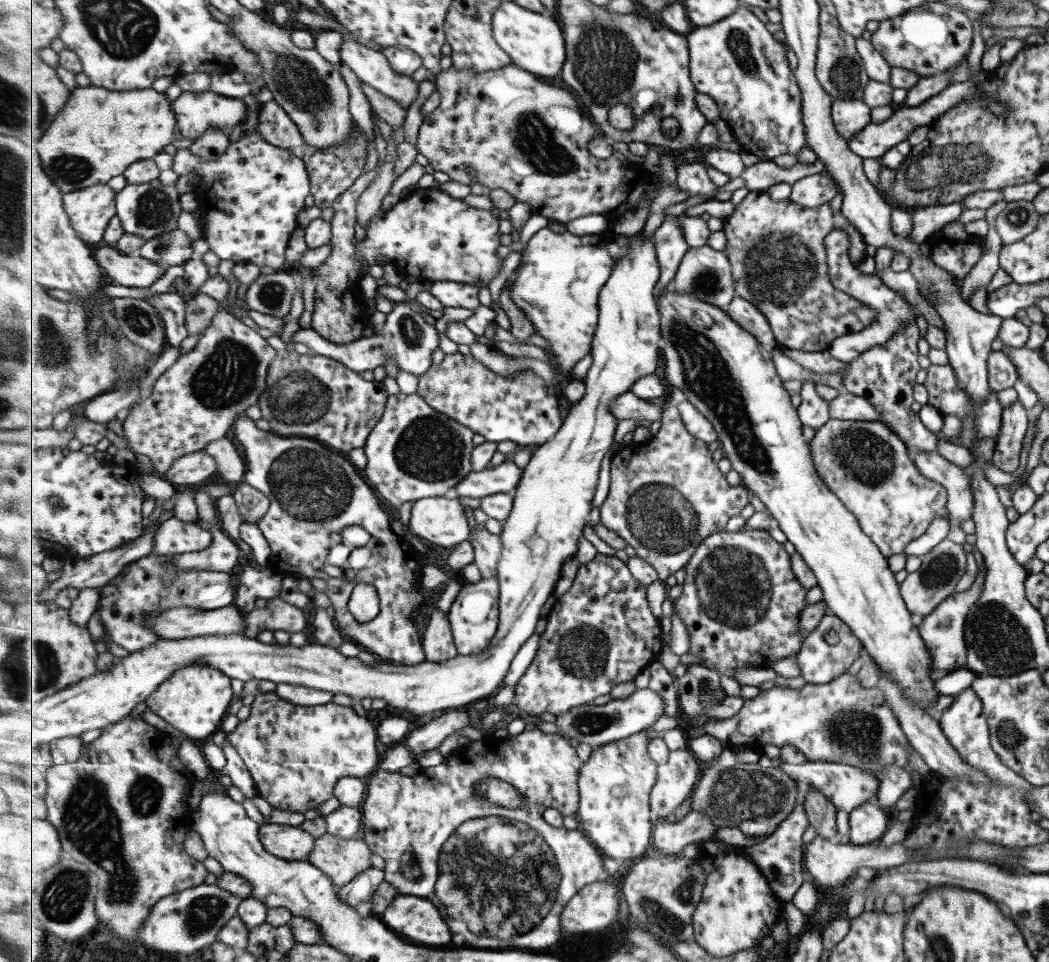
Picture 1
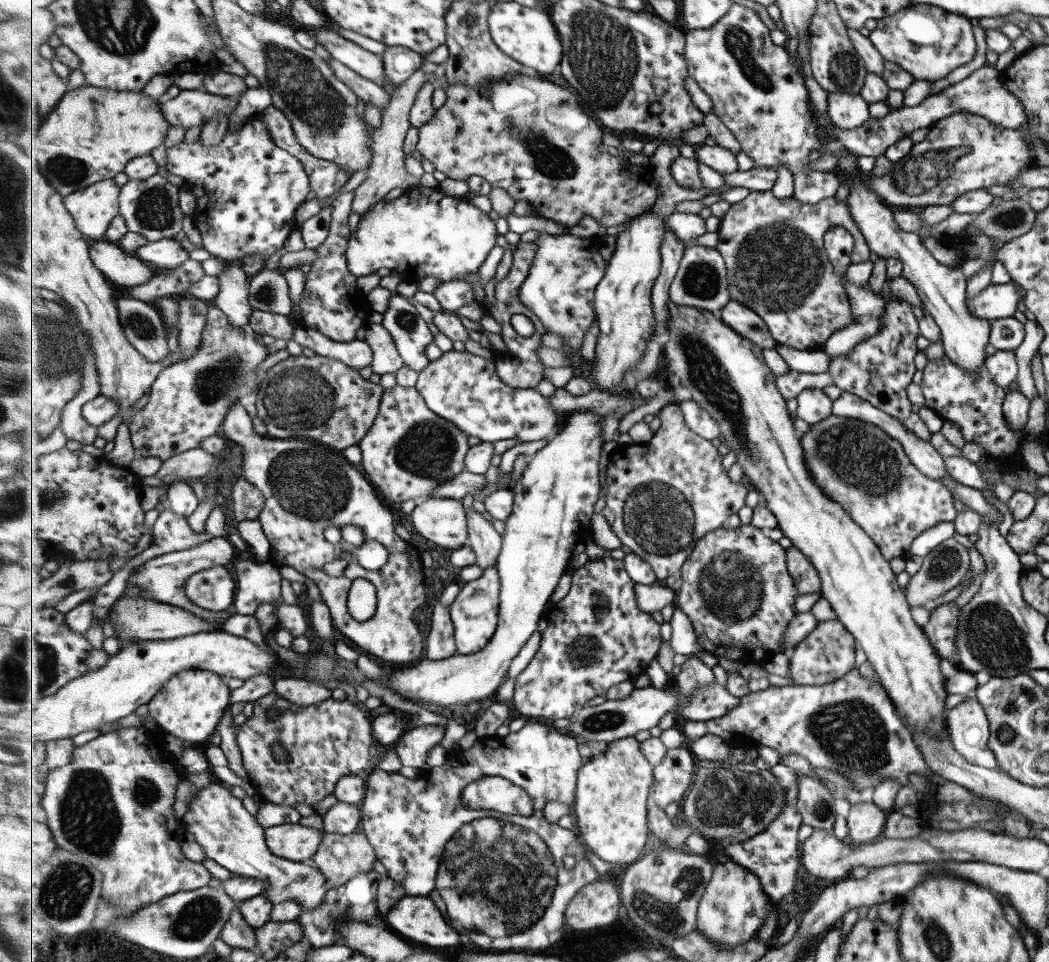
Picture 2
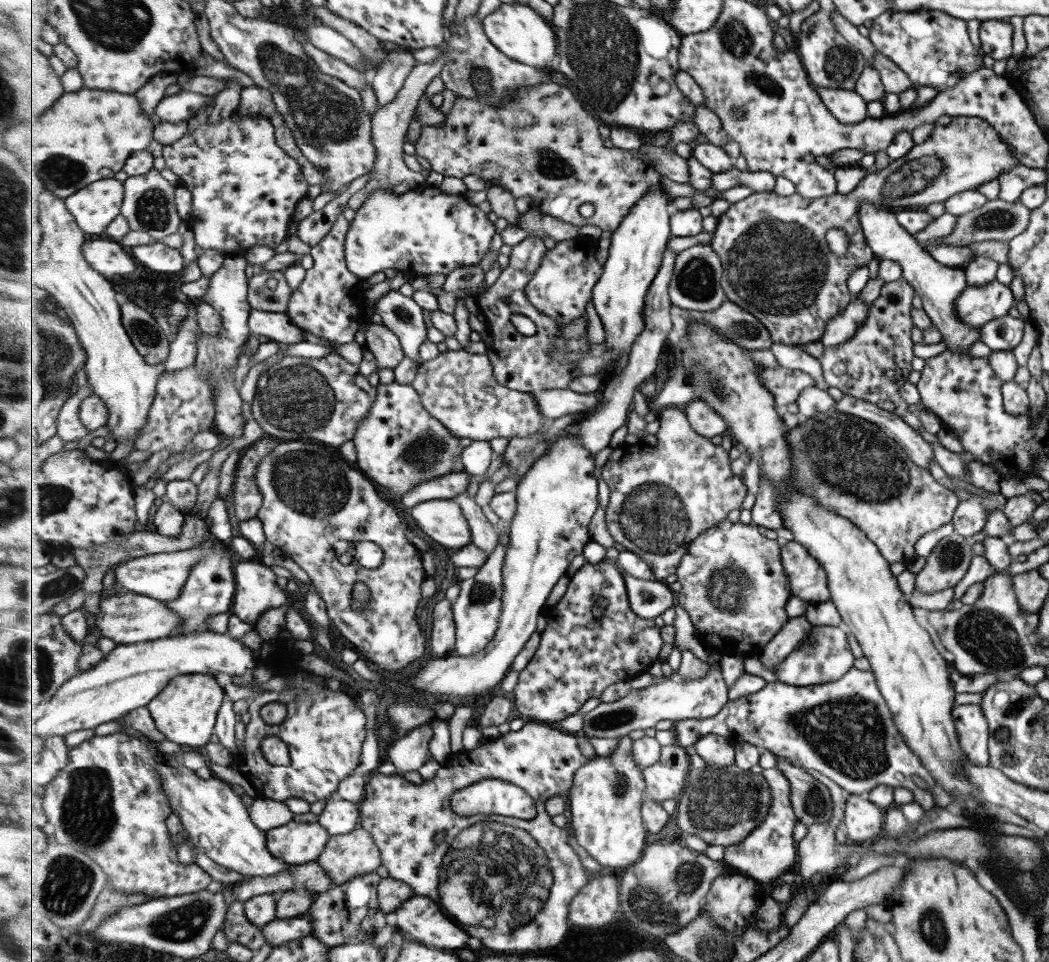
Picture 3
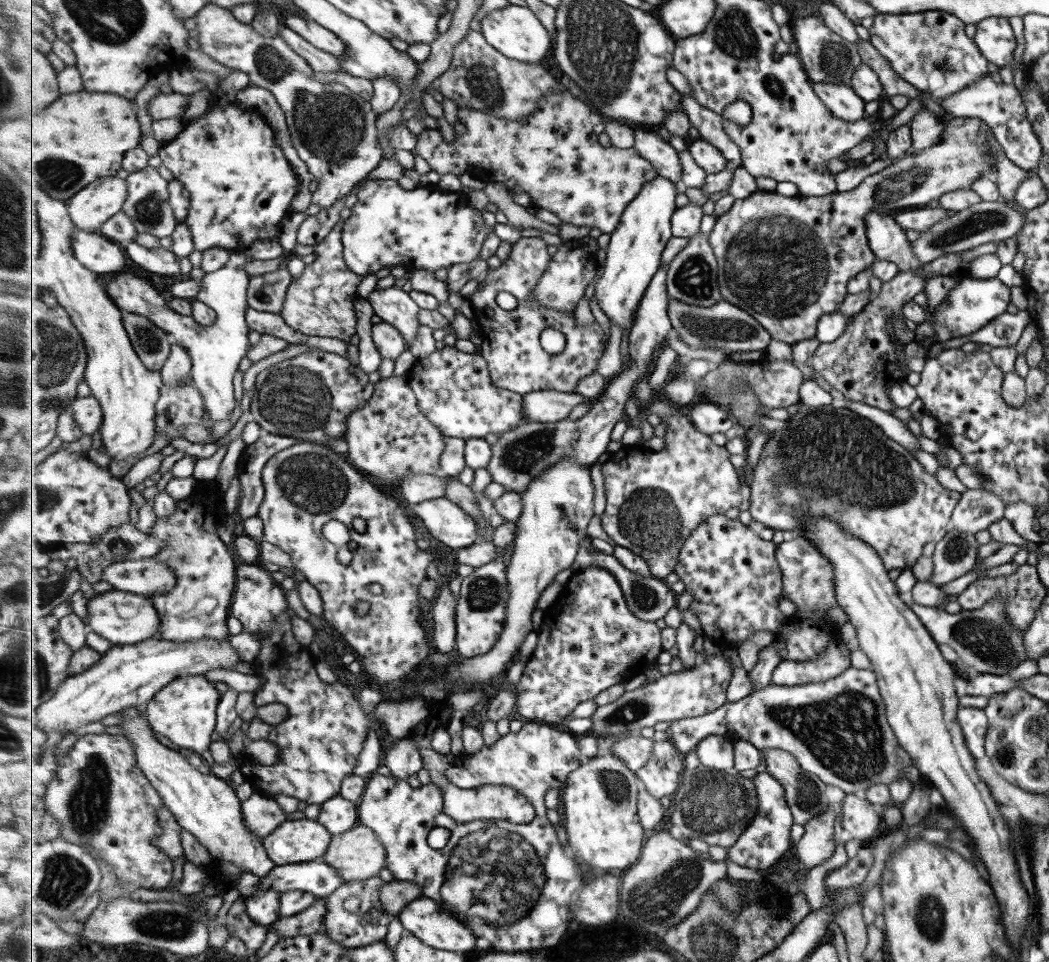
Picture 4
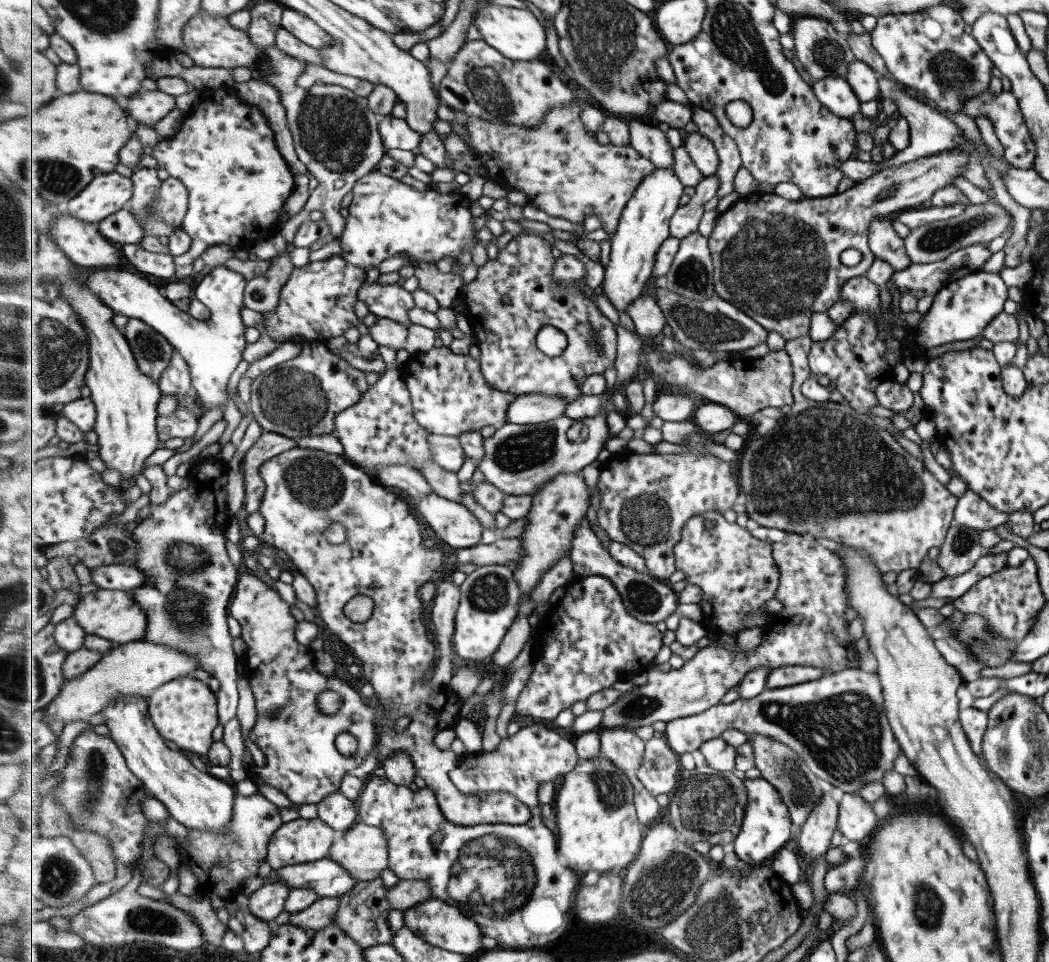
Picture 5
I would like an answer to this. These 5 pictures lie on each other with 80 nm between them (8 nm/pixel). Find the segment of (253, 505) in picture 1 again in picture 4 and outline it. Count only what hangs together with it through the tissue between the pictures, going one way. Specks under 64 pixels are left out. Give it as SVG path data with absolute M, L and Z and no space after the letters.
M266 432L259 440L247 446L237 462L240 496L237 512L244 520L257 516L265 498L262 472L267 462L278 452L301 442L289 436Z

